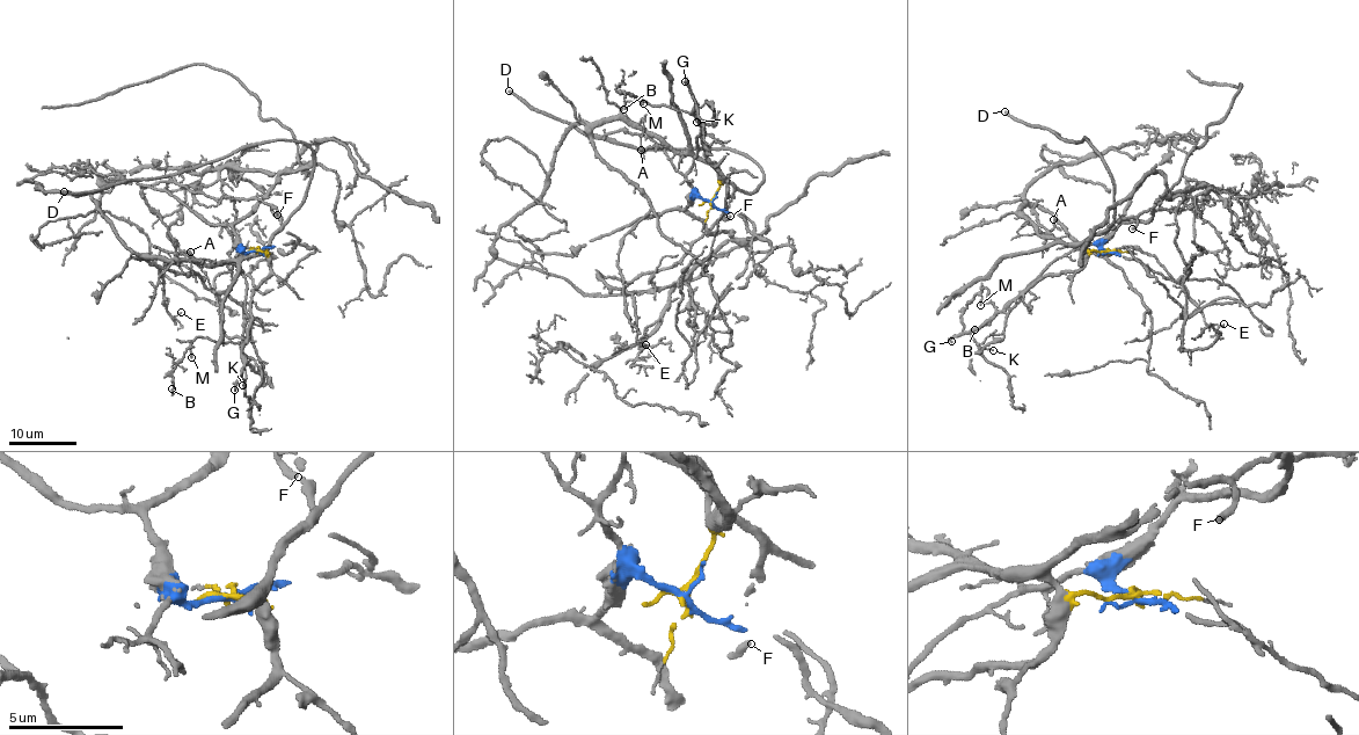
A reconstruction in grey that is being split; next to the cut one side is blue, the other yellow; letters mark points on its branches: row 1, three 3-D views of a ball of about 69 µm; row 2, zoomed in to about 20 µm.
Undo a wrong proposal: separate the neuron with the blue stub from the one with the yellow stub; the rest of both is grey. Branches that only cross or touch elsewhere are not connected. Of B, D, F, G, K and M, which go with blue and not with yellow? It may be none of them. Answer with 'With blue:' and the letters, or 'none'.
With blue: none

